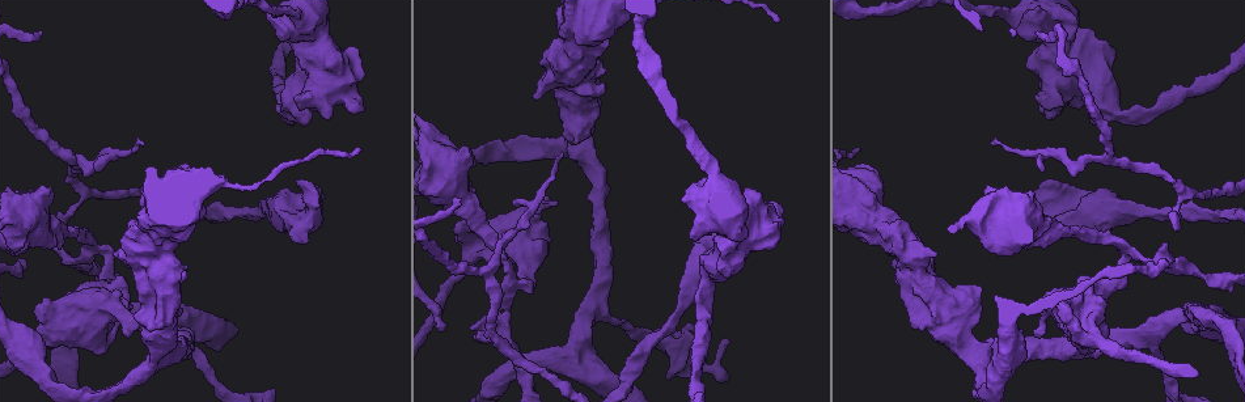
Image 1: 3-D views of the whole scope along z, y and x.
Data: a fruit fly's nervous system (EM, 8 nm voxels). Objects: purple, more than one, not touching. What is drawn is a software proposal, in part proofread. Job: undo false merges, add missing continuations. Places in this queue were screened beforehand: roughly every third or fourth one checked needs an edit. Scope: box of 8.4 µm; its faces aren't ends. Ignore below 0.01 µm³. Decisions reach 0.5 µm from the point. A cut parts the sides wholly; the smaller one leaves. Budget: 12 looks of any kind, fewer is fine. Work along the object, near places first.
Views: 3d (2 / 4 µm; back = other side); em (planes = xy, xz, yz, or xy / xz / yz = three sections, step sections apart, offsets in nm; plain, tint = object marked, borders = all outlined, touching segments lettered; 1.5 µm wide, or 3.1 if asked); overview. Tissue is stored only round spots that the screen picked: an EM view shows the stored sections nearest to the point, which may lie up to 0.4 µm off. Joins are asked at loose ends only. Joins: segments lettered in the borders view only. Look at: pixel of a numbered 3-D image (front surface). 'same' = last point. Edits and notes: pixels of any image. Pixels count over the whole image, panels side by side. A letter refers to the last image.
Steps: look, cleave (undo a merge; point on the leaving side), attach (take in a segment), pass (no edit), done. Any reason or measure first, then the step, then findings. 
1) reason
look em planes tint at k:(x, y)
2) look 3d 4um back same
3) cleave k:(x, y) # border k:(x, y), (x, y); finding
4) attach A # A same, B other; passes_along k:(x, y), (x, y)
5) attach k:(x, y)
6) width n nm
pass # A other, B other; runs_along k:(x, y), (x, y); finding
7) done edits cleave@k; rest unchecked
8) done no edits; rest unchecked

look em planes plain at 1:(992, 143)

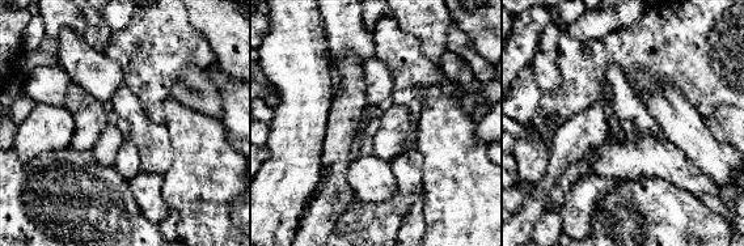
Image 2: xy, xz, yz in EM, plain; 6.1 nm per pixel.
what lies round it
look em planes borders same

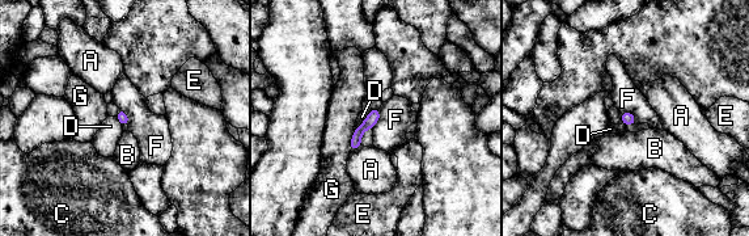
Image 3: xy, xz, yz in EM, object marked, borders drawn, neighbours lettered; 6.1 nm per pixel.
pass # A other, B other, C other, D other, E other, F other, G other; border 3:(621, 112), (630, 112), (635, 123); no lettered segment goes on from it

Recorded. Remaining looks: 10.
stops while still wide
look 3d 2um back at 1:(536, 95)

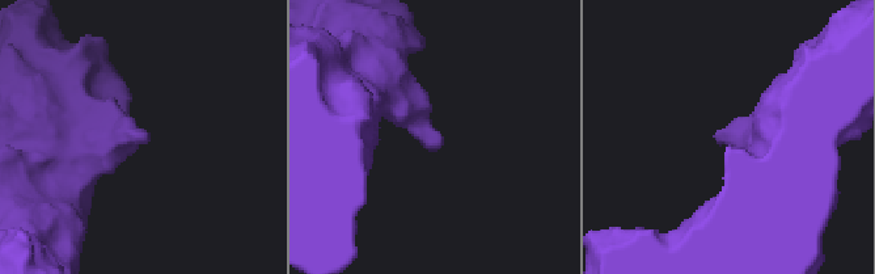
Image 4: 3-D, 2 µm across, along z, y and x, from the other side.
shape alone is not enough
look em xy step 4 borders at 4:(720, 142)

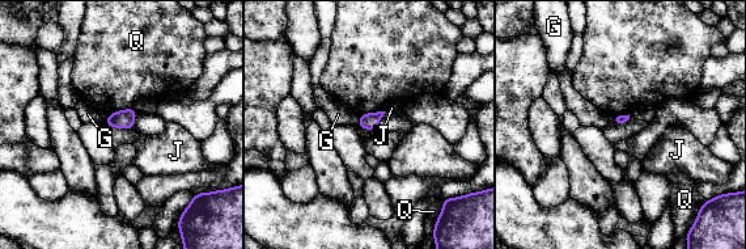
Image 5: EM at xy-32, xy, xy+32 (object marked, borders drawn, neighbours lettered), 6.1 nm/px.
pass # G other, J other, Q other; border 5:(109, 126), (131, 130); none of them fits

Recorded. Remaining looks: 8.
an open end
look em planes plain at 1:(296, 239)

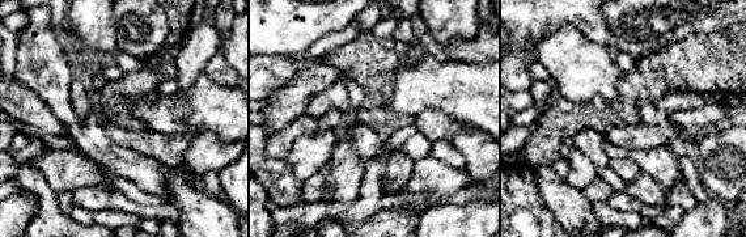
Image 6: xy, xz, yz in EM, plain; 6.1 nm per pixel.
look em planes borders same

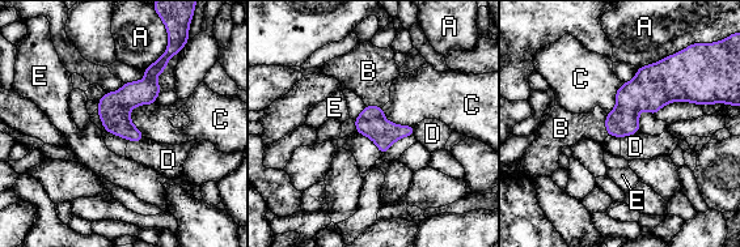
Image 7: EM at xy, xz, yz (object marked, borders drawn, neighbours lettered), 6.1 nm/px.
longest_contact A 260 nm
attach B # A other, B same, C other, D other, E other; it goes on there

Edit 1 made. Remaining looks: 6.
look overview

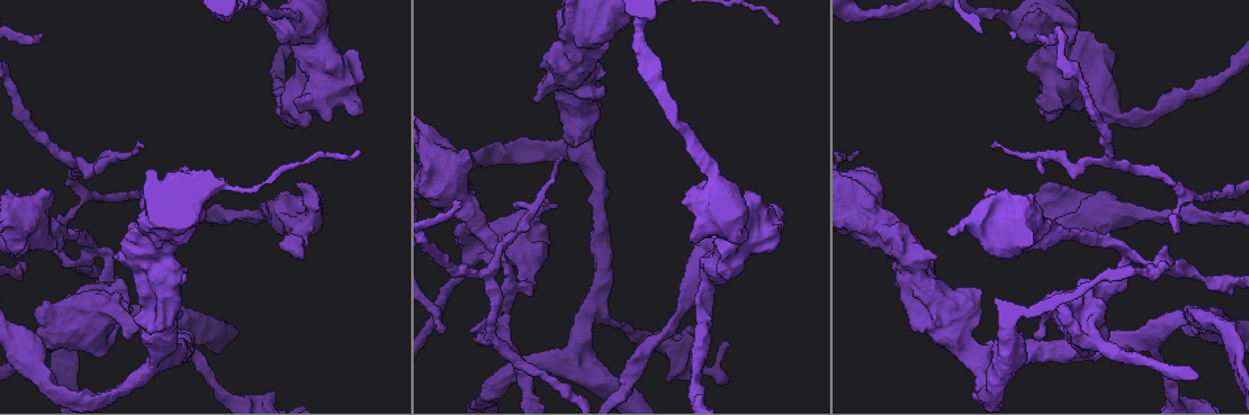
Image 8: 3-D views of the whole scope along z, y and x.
free end
look em planes borders at 8:(552, 207)

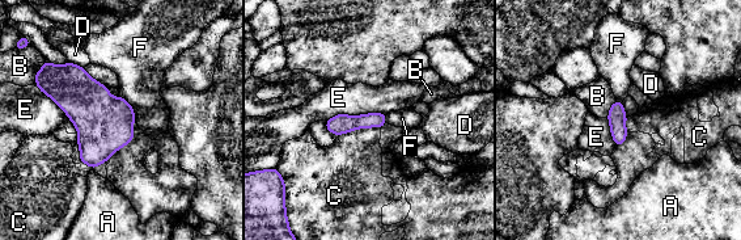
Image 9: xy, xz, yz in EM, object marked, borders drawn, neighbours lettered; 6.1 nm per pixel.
pass # A other, B other, C other, D other, E other, F other; border 9:(380, 127), (358, 127), (338, 137); no lettered segment goes on from it

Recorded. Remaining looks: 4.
three arms meet
look em planes plain at 8:(510, 283)

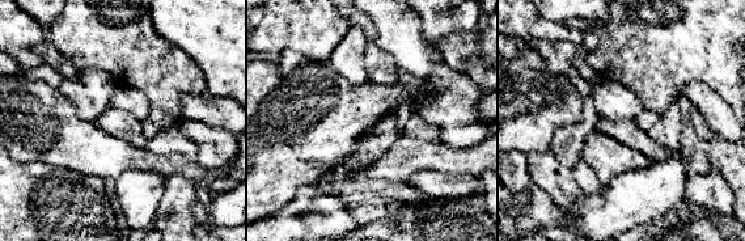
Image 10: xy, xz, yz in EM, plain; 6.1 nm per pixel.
see the neighbours
look em planes borders same

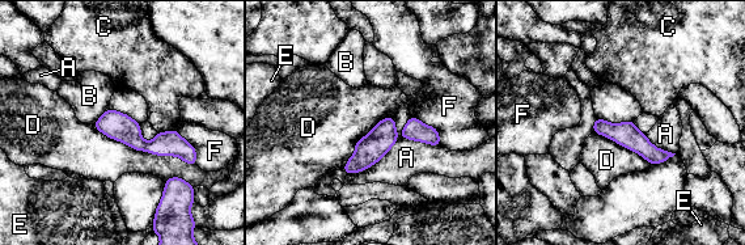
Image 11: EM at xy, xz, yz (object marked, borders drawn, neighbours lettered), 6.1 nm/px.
width 150 nm
cleave 11:(170, 143) # A other, B other, C other, D other, E other, F other; border 11:(147, 143), (143, 150); two neurons meet here

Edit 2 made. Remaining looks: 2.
done edits attach@7, cleave@11; rest unchecked

